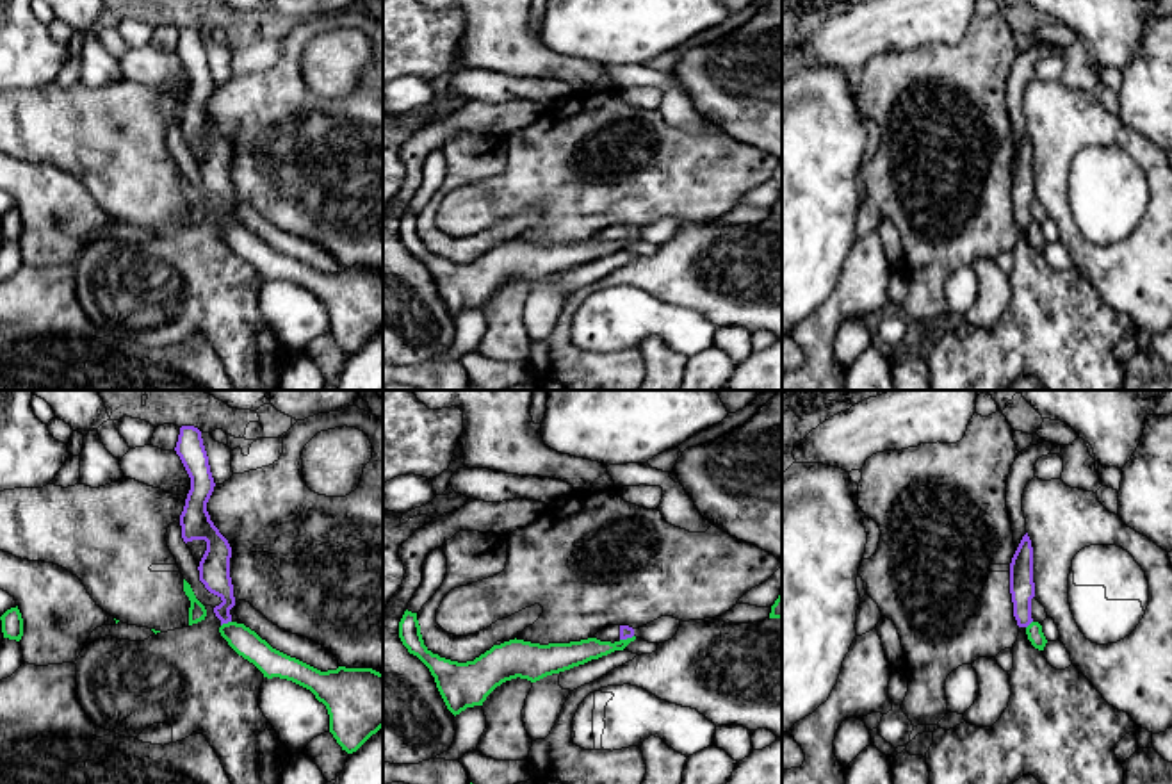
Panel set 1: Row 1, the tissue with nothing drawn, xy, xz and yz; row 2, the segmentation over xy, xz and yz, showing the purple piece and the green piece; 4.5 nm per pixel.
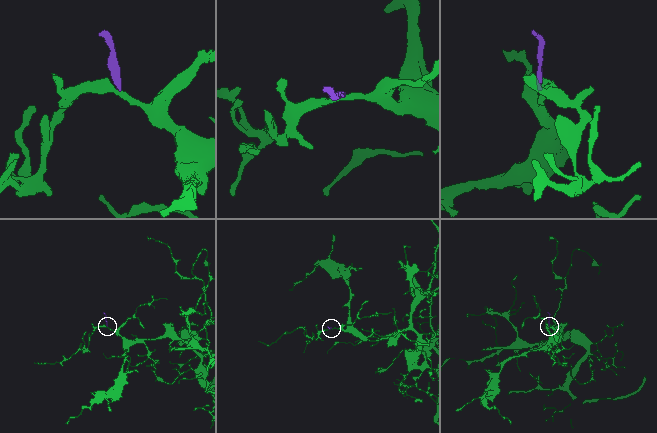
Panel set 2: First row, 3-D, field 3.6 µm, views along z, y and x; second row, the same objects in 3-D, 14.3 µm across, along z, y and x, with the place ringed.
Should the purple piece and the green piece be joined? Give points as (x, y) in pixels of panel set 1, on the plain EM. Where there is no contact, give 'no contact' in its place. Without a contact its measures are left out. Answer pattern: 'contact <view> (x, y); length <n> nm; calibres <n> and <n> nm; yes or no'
contact xy (225, 223); length 50 nm; calibres 140 and 120 nm; no

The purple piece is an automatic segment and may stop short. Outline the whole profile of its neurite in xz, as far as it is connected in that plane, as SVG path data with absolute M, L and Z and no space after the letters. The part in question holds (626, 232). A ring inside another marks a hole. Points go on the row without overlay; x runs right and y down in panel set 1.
M609 226L602 232L598 232L593 239L600 242L620 242L634 237L634 230L629 226Z

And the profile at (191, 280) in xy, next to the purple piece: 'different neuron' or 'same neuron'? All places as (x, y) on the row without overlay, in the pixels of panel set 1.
same neuron

